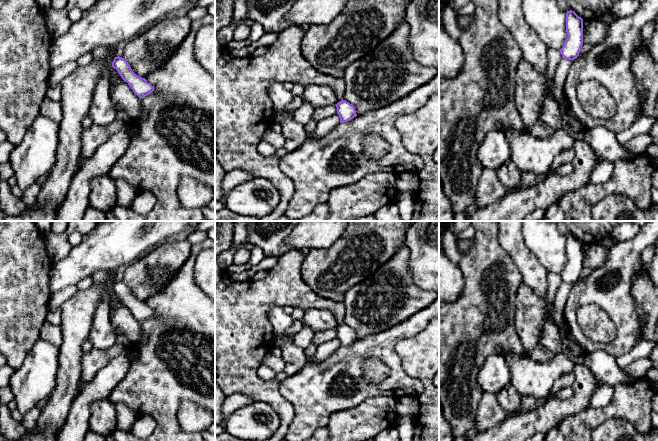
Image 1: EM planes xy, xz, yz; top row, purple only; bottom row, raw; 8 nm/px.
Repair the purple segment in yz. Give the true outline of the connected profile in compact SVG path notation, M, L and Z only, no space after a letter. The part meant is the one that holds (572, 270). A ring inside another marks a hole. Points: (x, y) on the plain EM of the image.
M572 234L566 237L566 256L567 263L559 275L562 282L574 284L583 269L583 243Z

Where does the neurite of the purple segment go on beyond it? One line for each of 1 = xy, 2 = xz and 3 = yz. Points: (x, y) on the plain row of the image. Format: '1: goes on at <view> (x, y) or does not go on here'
1: does not go on here
2: does not go on here
3: does not go on here

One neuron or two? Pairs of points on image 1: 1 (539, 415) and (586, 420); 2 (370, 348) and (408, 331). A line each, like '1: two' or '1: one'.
1: two
2: one

